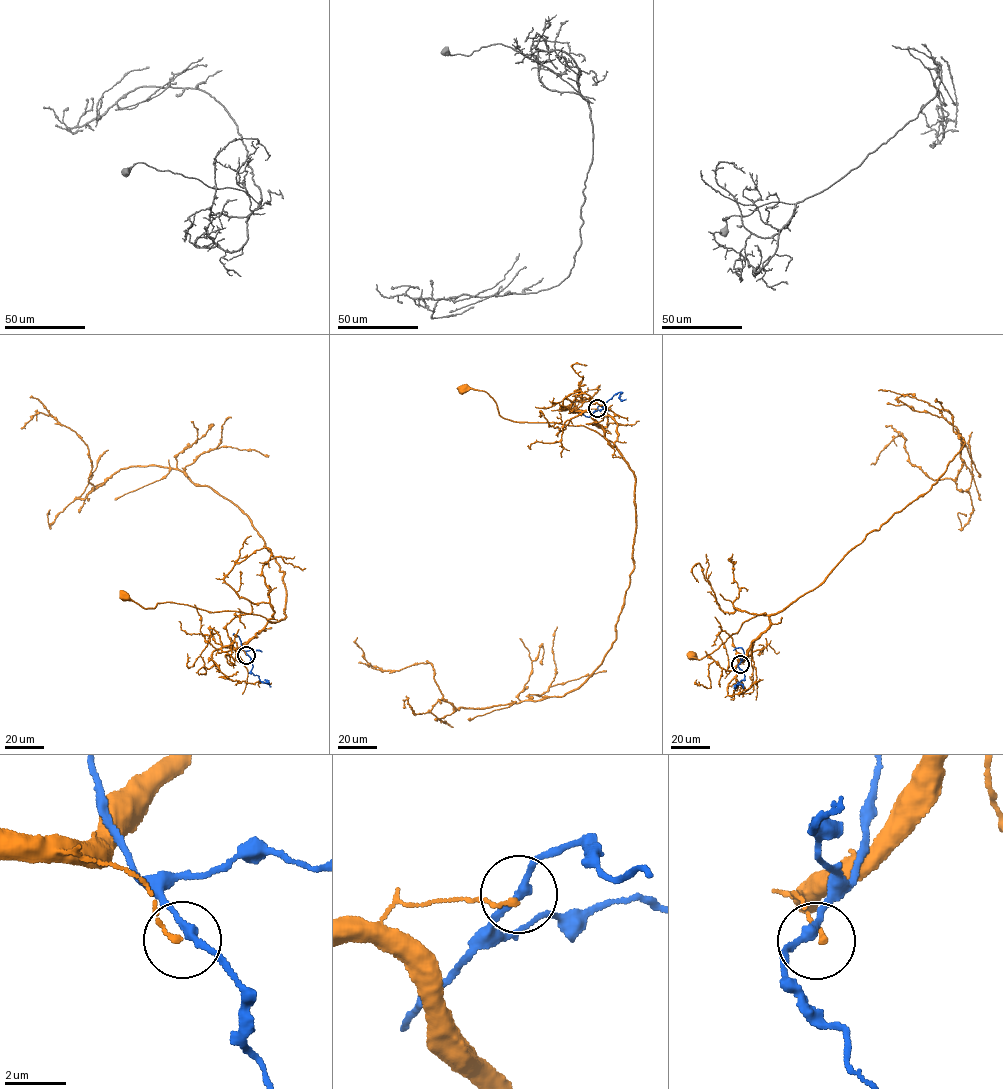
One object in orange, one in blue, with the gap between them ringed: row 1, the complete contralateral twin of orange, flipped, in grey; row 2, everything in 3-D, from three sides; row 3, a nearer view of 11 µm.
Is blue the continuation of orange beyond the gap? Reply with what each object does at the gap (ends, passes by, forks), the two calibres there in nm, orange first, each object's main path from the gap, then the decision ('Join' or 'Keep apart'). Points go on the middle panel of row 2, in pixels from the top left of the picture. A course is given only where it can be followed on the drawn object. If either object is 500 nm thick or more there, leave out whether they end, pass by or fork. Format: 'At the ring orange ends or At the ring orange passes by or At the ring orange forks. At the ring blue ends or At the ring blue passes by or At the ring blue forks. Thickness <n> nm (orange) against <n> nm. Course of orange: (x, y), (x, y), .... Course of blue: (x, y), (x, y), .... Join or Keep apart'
At the ring orange ends. At the ring blue passes by. Thickness 160 nm (orange) against 240 nm. Course of orange: (597, 408), (588, 411), (612, 446), (610, 441), (582, 425), (506, 419), (486, 392), (463, 389). Course of blue: (597, 408), (600, 405), (604, 408), (618, 392), (620, 399), (626, 399). Keep apart

